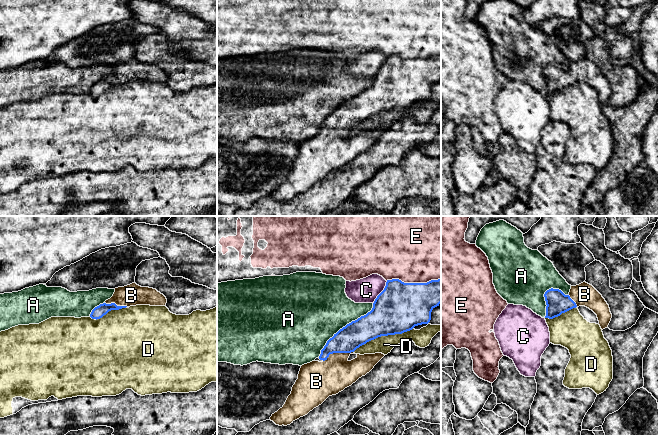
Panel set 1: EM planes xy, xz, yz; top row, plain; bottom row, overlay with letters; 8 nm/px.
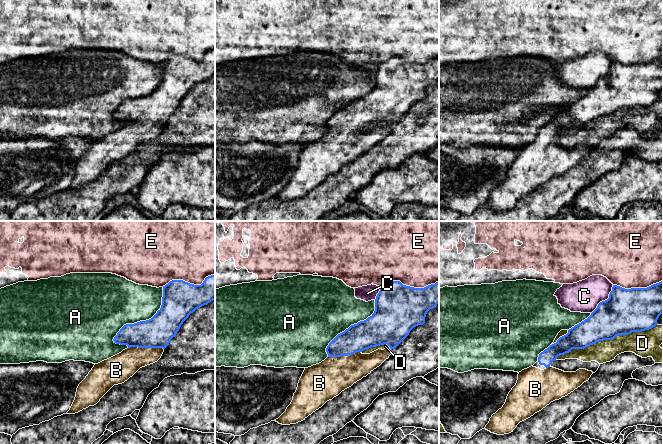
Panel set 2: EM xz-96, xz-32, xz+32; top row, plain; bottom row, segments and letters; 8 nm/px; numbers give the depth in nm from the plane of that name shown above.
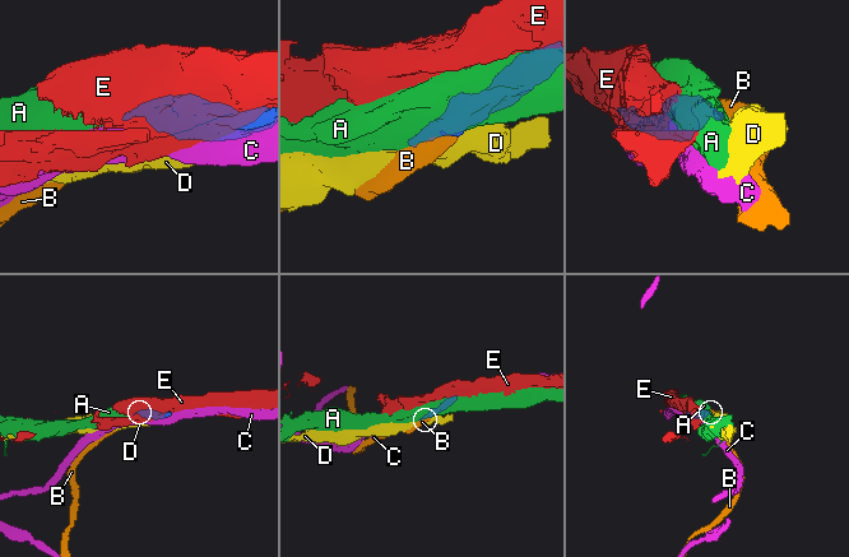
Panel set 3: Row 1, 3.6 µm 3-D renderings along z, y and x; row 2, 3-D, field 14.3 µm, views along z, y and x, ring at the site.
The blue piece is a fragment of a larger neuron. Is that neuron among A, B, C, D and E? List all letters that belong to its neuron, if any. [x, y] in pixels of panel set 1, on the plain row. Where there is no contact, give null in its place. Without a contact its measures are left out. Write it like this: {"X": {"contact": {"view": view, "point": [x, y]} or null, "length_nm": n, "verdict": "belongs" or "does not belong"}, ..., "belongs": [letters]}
{"A": {"contact": {"view": "xz", "point": [345, 102]}, "length_nm": 600, "verdict": "does not belong"}, "B": {"contact": {"view": "xz", "point": [338, 128]}, "length_nm": 260, "verdict": "belongs"}, "C": {"contact": {"view": "xz", "point": [381, 68]}, "length_nm": 220, "verdict": "does not belong"}, "D": {"contact": {"view": "xz", "point": [383, 111]}, "length_nm": 500, "verdict": "does not belong"}, "E": {"contact": {"view": "xz", "point": [413, 59]}, "length_nm": 440, "verdict": "does not belong"}, "belongs": ["B"]}

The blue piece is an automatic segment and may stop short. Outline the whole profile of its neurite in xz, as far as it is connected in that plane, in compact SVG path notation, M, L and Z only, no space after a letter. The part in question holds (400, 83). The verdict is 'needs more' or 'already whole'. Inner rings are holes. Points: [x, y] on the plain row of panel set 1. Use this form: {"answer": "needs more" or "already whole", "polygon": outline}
{"answer": "needs more", "polygon": "M441 54L431 56L427 59L404 59L399 55L387 56L384 66L377 72L373 79L373 84L366 91L361 92L355 97L347 100L340 105L332 114L330 114L324 124L321 126L319 137L312 137L301 142L298 155L292 163L291 170L288 172L285 180L277 188L272 190L270 196L276 201L287 202L295 196L307 191L314 184L321 181L329 172L336 171L345 164L351 162L359 154L369 149L374 142L385 132L382 129L375 130L357 130L357 133L351 137L349 132L360 122L381 112L402 110L412 106L415 102L428 100L431 96L432 86L441 79Z"}

